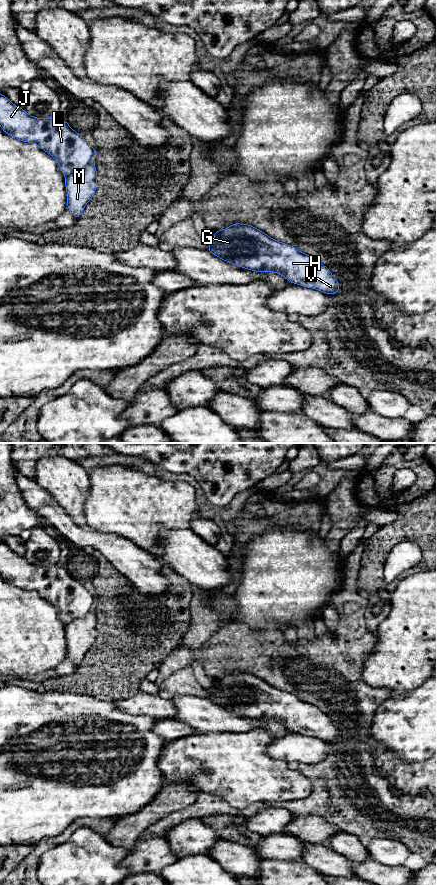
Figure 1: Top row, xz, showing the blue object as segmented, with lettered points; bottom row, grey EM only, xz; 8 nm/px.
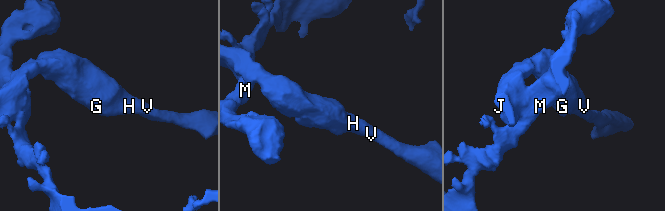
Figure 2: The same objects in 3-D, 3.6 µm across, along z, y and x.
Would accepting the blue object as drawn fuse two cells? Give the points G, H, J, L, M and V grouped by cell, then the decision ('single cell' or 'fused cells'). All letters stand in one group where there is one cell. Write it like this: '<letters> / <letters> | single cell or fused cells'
G H J L V / M | fused cells

